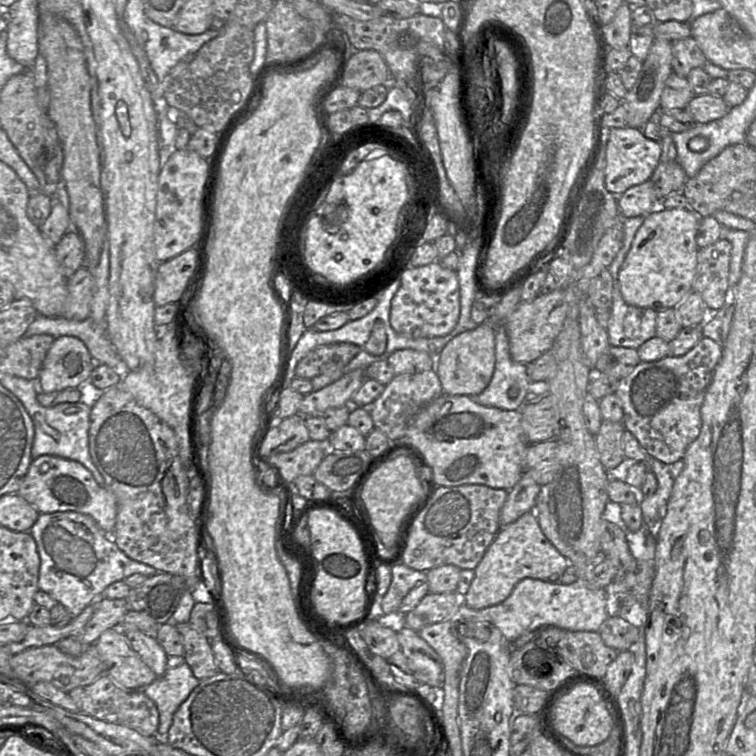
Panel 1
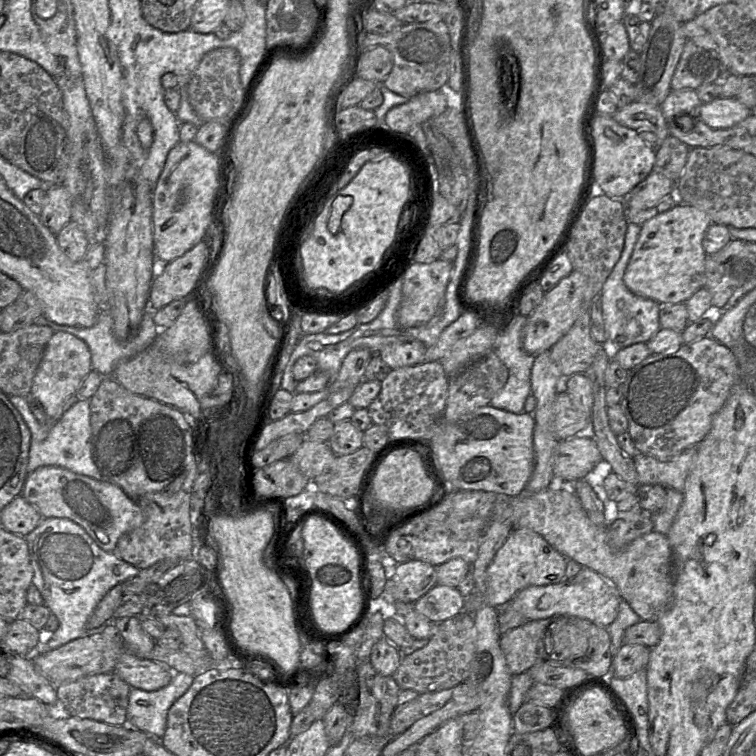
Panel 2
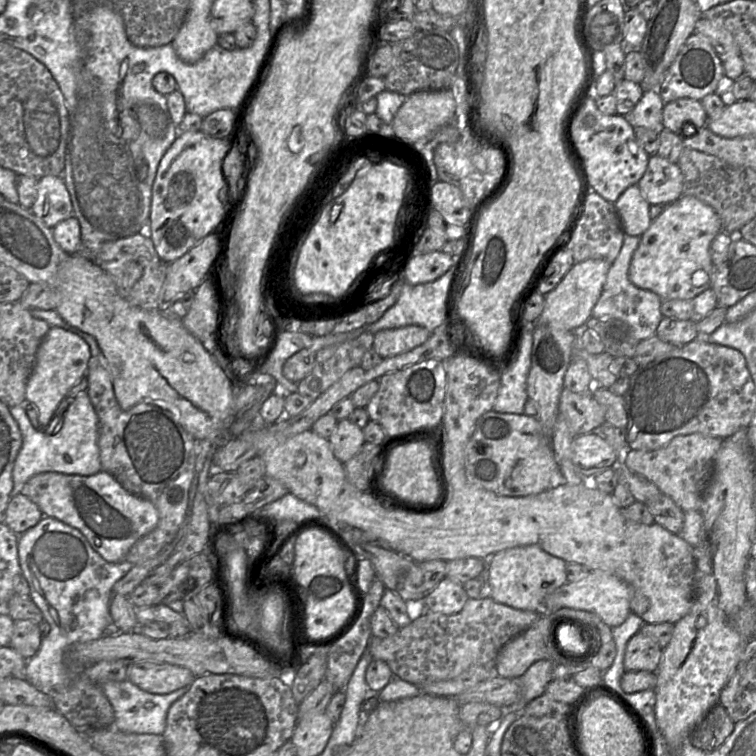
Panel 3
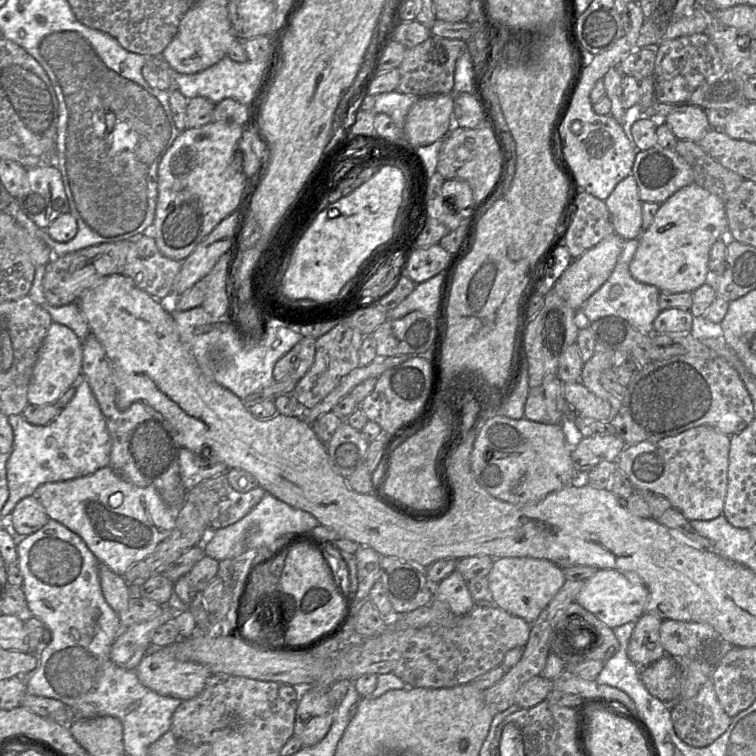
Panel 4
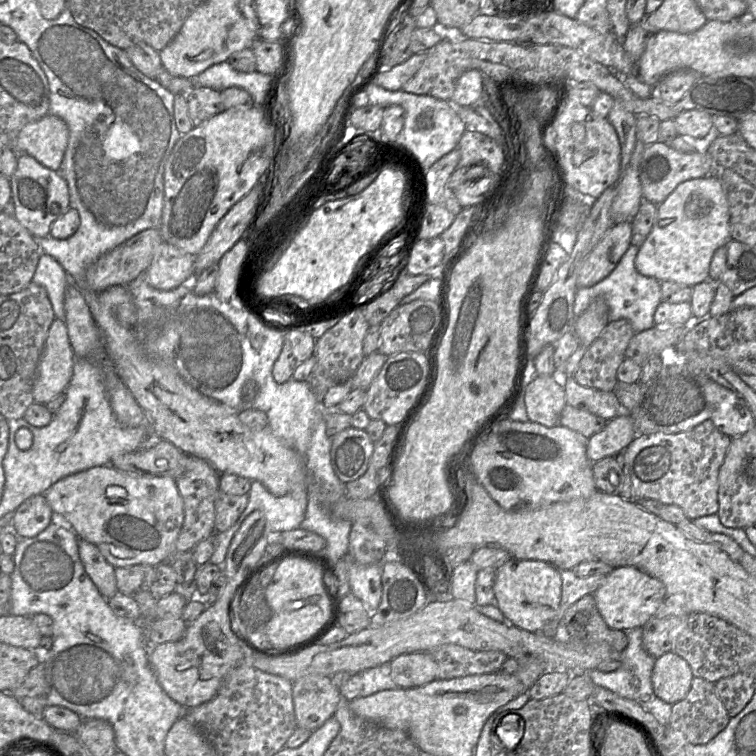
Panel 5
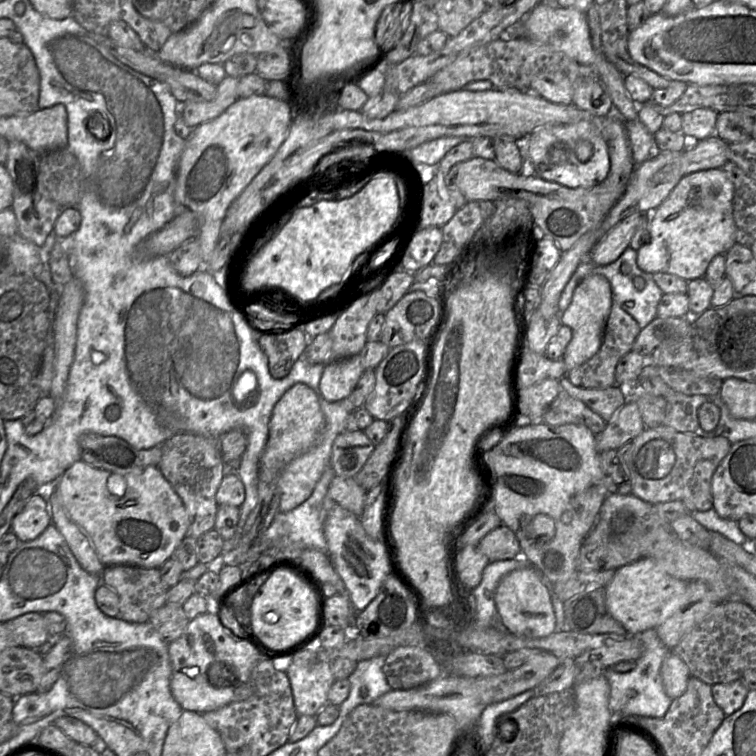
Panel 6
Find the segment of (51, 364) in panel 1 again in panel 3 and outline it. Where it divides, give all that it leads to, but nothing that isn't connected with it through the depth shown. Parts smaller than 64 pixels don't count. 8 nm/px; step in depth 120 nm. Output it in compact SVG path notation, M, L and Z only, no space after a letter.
M51 327L43 338L36 353L35 363L26 385L26 401L34 403L38 410L41 429L50 422L60 420L59 405L71 387L85 377L91 358L88 344L77 334L58 327Z

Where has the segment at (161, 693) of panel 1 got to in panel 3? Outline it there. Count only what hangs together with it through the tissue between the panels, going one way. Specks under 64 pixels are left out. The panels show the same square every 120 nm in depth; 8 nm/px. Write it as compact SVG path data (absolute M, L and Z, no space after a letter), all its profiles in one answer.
M128 679L124 681L107 681L101 685L101 688L113 707L115 729L124 733L163 735L170 706L190 689L190 685L169 694L146 692Z

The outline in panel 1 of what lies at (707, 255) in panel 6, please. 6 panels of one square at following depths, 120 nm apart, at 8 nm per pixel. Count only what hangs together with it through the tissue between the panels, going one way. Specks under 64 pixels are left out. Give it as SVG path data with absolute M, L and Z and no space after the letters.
M656 207L645 216L618 274L620 291L627 304L661 311L676 307L692 292L699 250L696 243L699 221L700 218L690 209Z

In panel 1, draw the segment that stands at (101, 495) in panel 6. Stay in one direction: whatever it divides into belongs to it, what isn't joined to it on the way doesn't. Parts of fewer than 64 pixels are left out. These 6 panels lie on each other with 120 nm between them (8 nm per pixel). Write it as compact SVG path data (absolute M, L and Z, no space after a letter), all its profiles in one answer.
M42 455L33 459L17 491L40 514L74 511L91 516L106 533L113 533L117 517L117 500L105 486L99 485L81 463L59 456Z

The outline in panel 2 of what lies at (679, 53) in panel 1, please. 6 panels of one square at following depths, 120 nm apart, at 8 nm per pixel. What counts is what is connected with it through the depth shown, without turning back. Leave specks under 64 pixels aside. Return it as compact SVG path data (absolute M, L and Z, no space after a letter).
M687 40L676 70L673 74L671 90L690 88L696 90L704 84L714 83L723 66L718 54L697 46Z

